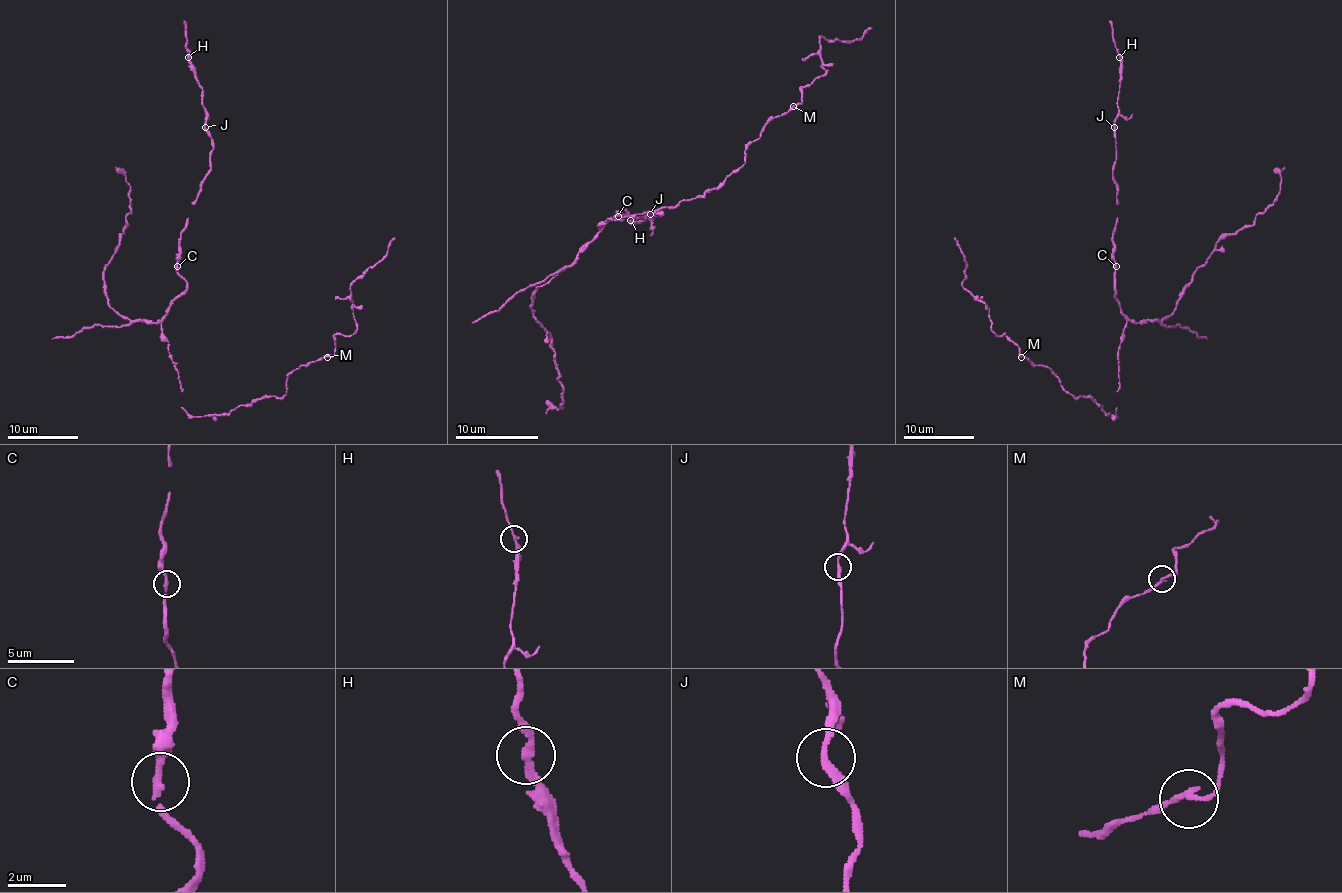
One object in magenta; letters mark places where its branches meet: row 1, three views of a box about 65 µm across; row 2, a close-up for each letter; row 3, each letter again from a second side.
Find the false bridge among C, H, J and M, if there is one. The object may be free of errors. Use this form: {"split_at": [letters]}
{"split_at": []}

